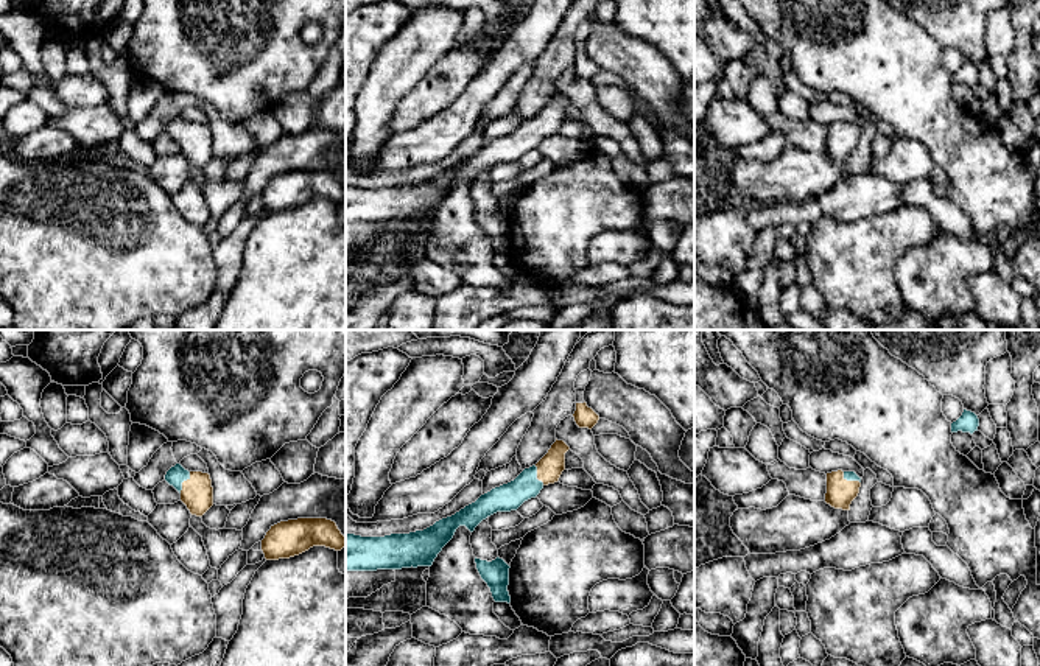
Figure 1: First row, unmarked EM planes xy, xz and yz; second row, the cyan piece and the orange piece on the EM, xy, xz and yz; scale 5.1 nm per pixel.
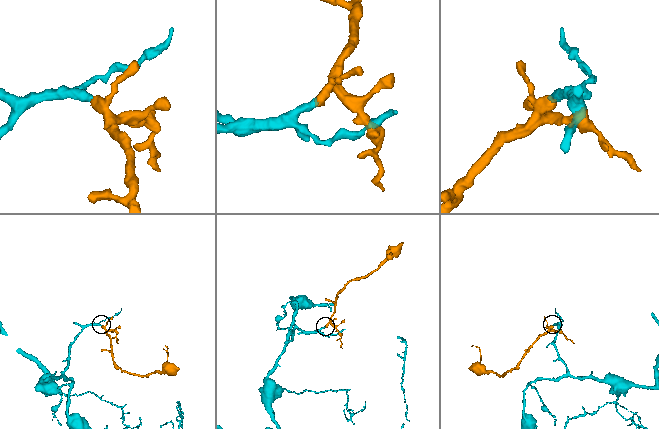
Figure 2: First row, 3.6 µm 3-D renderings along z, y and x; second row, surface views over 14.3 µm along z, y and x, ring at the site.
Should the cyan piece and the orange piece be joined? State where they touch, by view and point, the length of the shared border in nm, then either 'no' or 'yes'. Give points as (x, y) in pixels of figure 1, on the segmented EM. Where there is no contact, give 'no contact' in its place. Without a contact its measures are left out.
xy (182, 481) | 130 nm | yes

